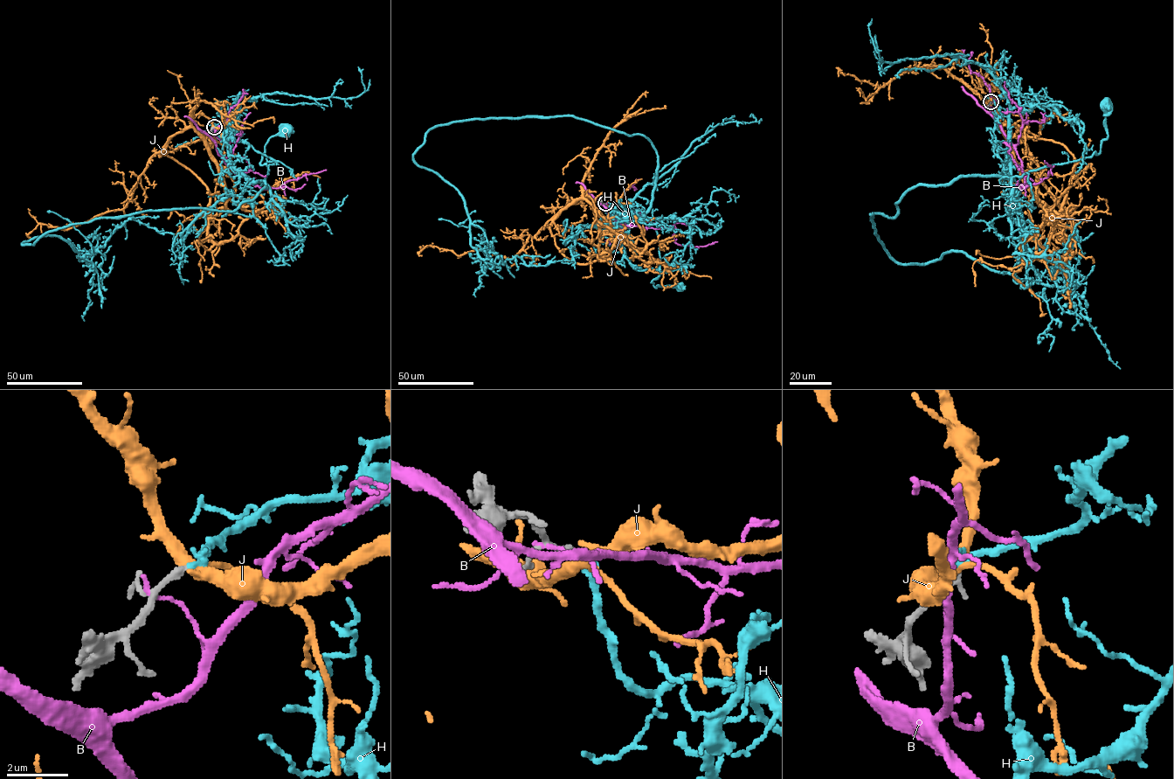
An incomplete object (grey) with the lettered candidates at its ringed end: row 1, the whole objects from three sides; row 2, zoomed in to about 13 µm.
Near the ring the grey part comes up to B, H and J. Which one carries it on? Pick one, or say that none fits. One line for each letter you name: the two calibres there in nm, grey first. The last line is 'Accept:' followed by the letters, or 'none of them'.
H: 240/200 nm
Accept: H

